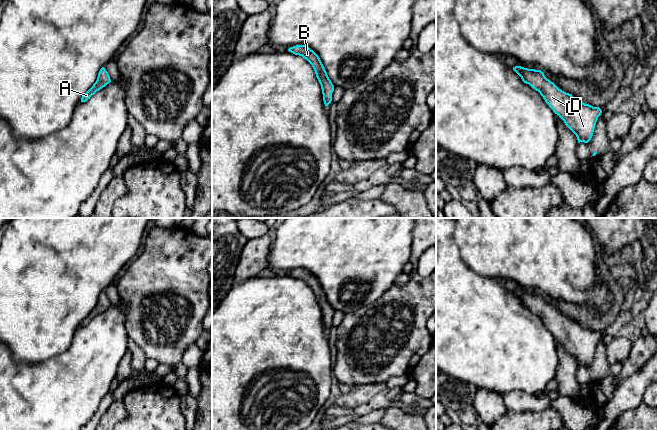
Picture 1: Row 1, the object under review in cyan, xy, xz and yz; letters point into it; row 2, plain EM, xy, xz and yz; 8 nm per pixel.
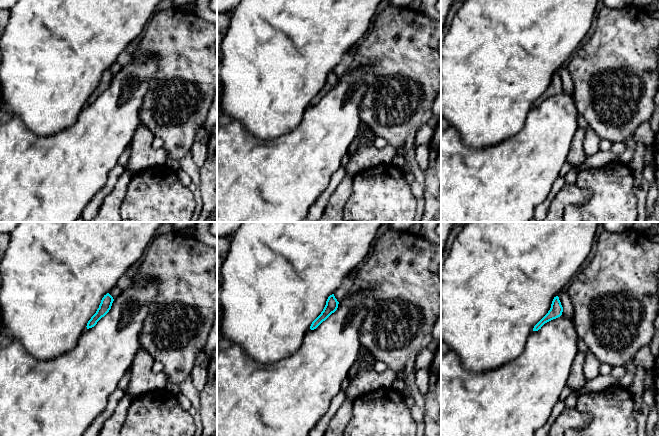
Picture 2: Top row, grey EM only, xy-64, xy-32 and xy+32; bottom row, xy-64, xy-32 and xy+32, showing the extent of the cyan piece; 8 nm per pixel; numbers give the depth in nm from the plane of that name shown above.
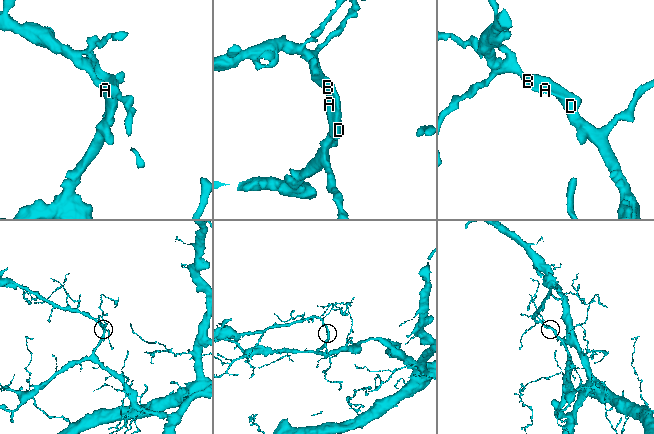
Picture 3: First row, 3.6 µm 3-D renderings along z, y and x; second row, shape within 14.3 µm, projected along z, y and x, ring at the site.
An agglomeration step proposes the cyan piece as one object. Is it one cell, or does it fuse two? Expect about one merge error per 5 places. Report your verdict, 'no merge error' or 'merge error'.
no merge error

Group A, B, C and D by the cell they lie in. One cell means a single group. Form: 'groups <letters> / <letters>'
groups A B C D

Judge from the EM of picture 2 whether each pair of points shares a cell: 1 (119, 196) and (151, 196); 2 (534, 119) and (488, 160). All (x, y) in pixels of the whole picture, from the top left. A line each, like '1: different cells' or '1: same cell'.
1: different cells
2: same cell

